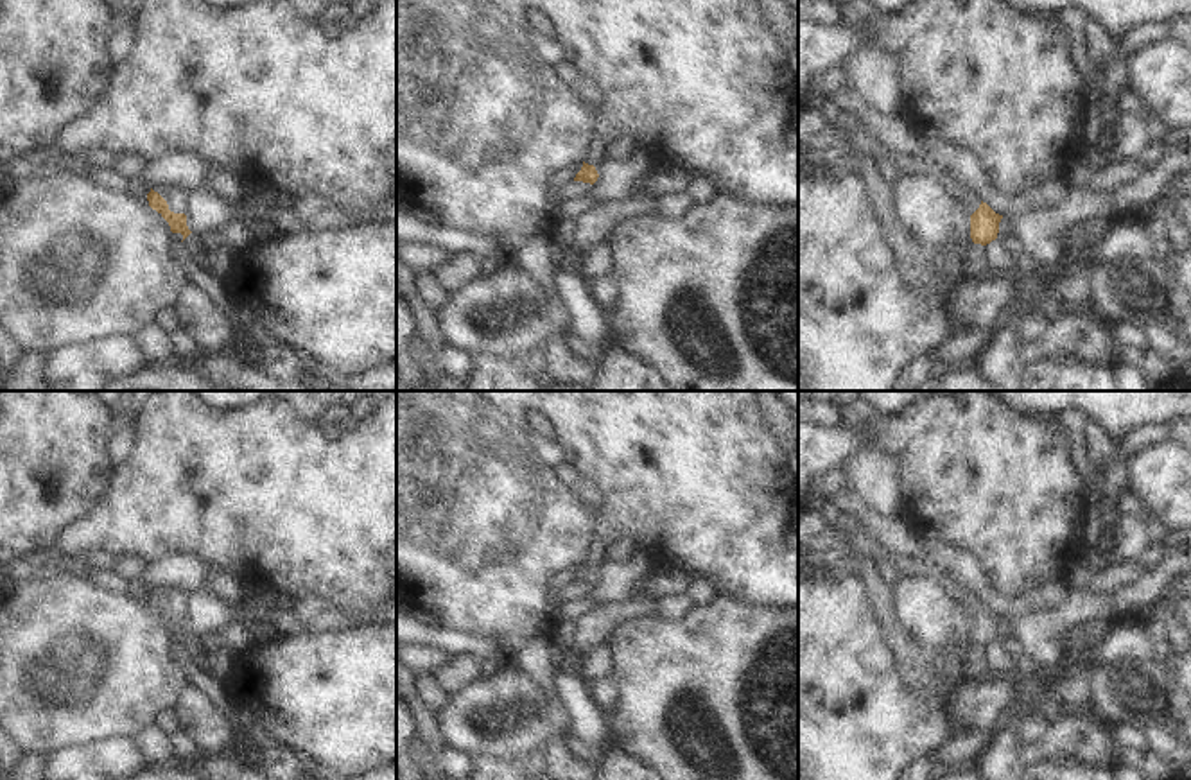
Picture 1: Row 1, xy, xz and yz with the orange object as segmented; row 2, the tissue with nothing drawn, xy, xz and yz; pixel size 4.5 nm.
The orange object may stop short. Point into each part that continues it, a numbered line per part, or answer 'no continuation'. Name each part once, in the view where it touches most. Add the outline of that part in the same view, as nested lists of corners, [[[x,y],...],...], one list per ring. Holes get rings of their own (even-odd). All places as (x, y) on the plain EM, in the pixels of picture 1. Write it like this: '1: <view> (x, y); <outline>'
1: xy (176, 599); [[[158,586],[152,588],[154,594],[158,594],[169,606],[169,611],[174,615],[185,615],[187,613],[187,594],[174,586]]]

